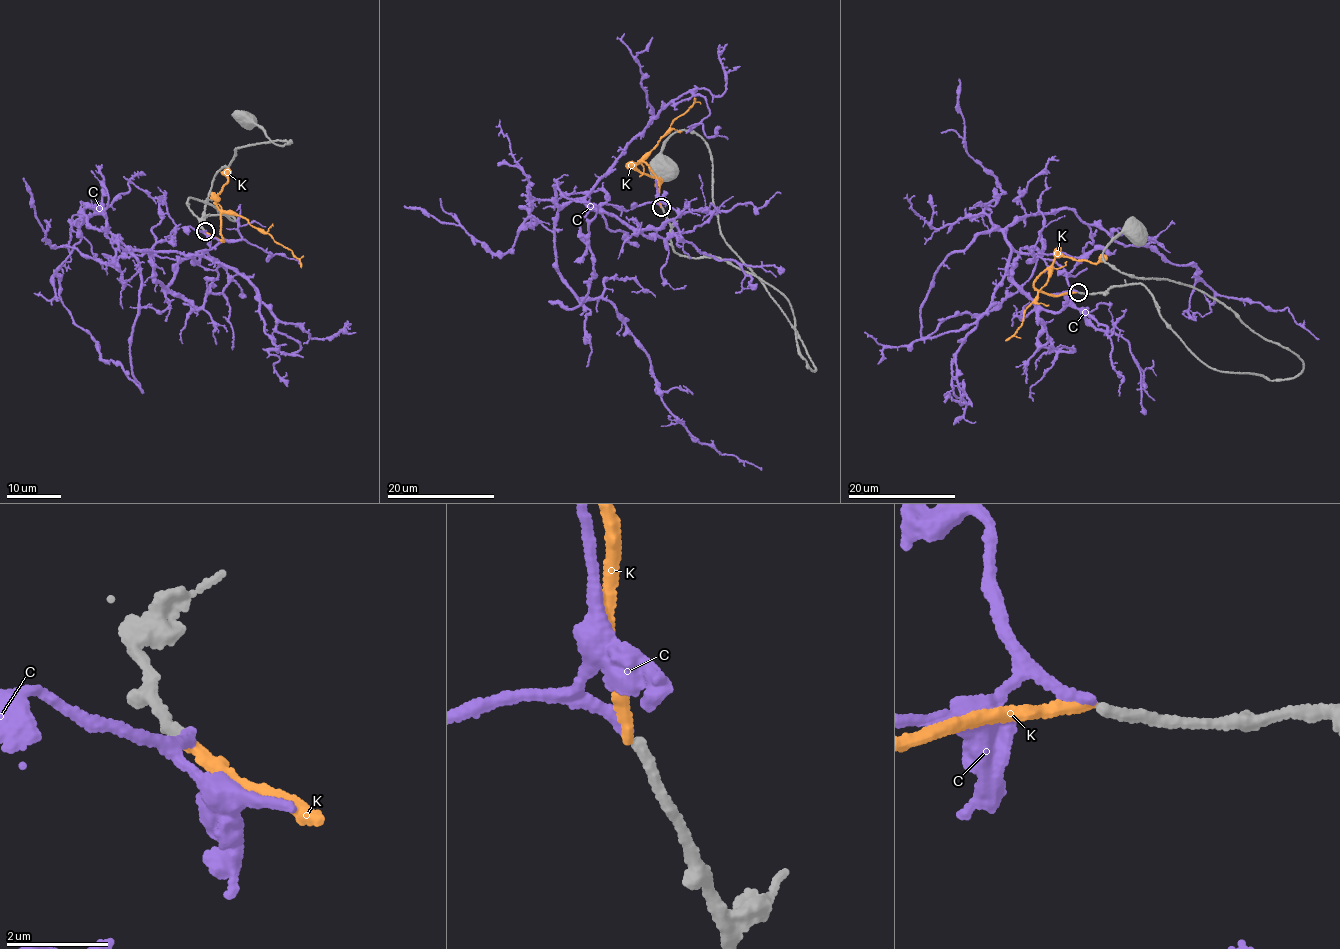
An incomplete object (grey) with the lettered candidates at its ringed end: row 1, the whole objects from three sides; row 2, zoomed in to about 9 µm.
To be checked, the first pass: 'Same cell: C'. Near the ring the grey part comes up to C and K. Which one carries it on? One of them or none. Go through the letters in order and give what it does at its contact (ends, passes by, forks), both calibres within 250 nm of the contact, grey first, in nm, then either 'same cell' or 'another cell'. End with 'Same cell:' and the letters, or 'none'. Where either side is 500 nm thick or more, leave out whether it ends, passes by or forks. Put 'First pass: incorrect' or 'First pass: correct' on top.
First pass: correct
C: it ends | 220/200 nm | same cell
K: it ends | 200/200 nm | another cell
Same cell: C

